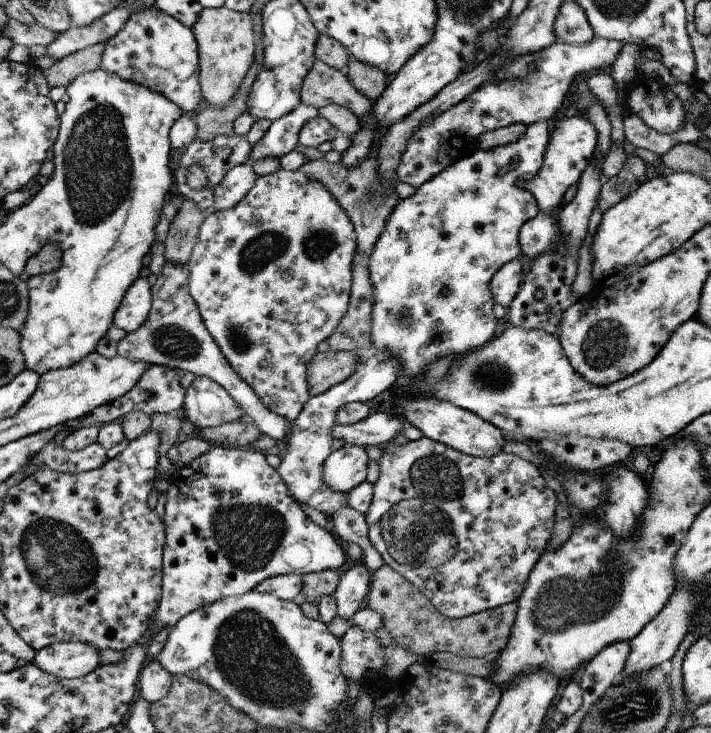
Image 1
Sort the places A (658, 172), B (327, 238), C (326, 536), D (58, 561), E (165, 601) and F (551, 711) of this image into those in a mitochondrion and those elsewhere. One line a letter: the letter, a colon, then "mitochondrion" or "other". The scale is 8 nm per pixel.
A: other
B: mitochondrion
C: other
D: mitochondrion
E: other
F: other

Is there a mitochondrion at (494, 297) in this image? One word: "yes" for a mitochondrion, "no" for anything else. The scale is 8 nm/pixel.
no

